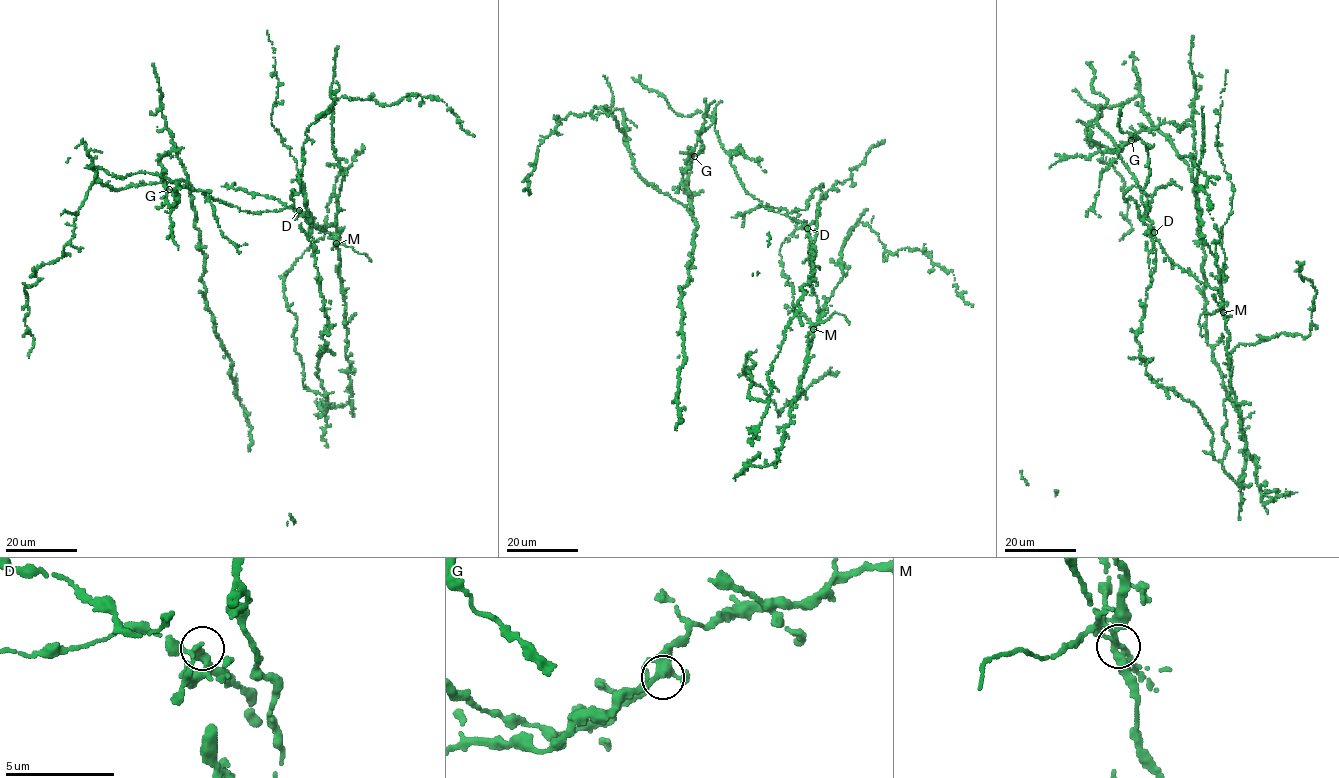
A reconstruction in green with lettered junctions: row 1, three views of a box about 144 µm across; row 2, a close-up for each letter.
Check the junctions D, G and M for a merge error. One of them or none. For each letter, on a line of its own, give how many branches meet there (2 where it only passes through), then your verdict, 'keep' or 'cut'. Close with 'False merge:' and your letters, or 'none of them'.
D: branches 4; keep
G: branches 4; keep
M: branches 4; cut
False merge: M

